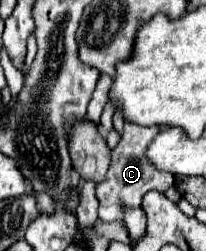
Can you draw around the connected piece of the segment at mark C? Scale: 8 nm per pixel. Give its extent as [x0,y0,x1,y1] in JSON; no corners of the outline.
[97,120,173,222]

